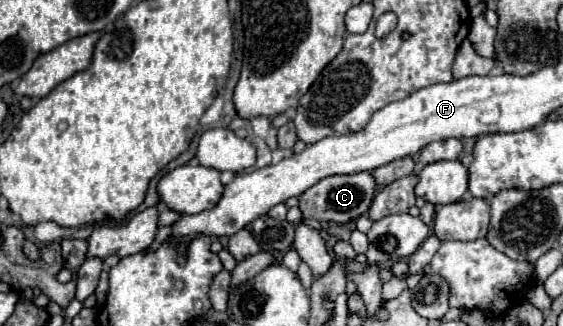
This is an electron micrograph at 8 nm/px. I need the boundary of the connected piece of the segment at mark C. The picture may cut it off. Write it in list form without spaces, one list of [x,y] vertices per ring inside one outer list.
[[[353,173],[353,175],[331,175],[309,187],[299,197],[299,207],[303,211],[303,217],[317,219],[317,221],[333,221],[333,223],[347,223],[367,213],[373,195],[377,189],[377,181],[373,173]]]

